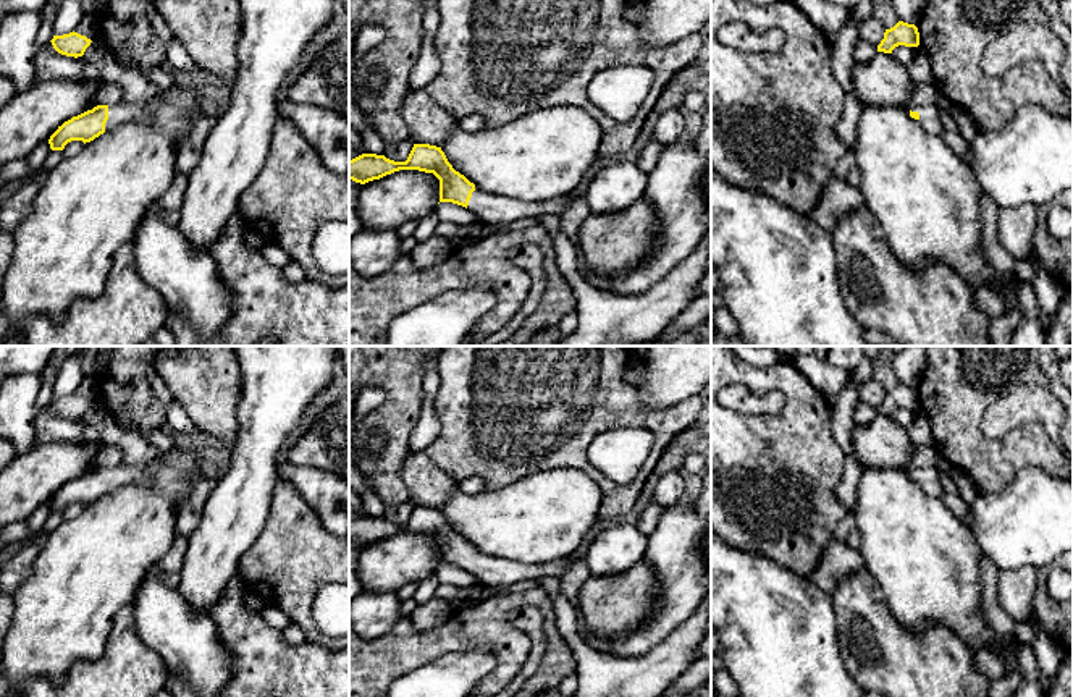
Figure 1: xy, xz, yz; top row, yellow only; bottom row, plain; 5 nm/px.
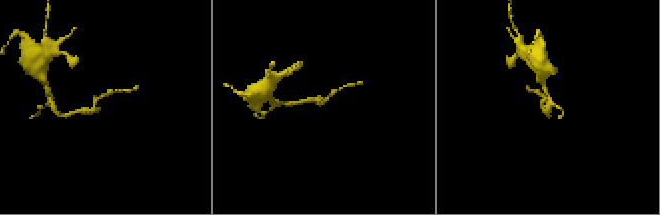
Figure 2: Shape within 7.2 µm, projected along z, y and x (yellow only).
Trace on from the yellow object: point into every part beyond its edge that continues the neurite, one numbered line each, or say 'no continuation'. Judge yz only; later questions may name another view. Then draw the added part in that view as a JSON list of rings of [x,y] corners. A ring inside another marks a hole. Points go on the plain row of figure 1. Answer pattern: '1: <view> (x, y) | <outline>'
1: yz (929, 477) | [[[911,467],[911,474],[919,475],[918,485],[921,490],[936,498],[942,498],[945,495],[942,482],[940,482],[940,472],[936,467]]]

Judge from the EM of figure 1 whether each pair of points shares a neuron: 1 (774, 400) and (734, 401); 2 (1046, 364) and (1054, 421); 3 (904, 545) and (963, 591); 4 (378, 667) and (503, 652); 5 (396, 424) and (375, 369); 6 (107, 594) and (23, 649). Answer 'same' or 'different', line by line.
1: same
2: different
3: same
4: same
5: same
6: same

